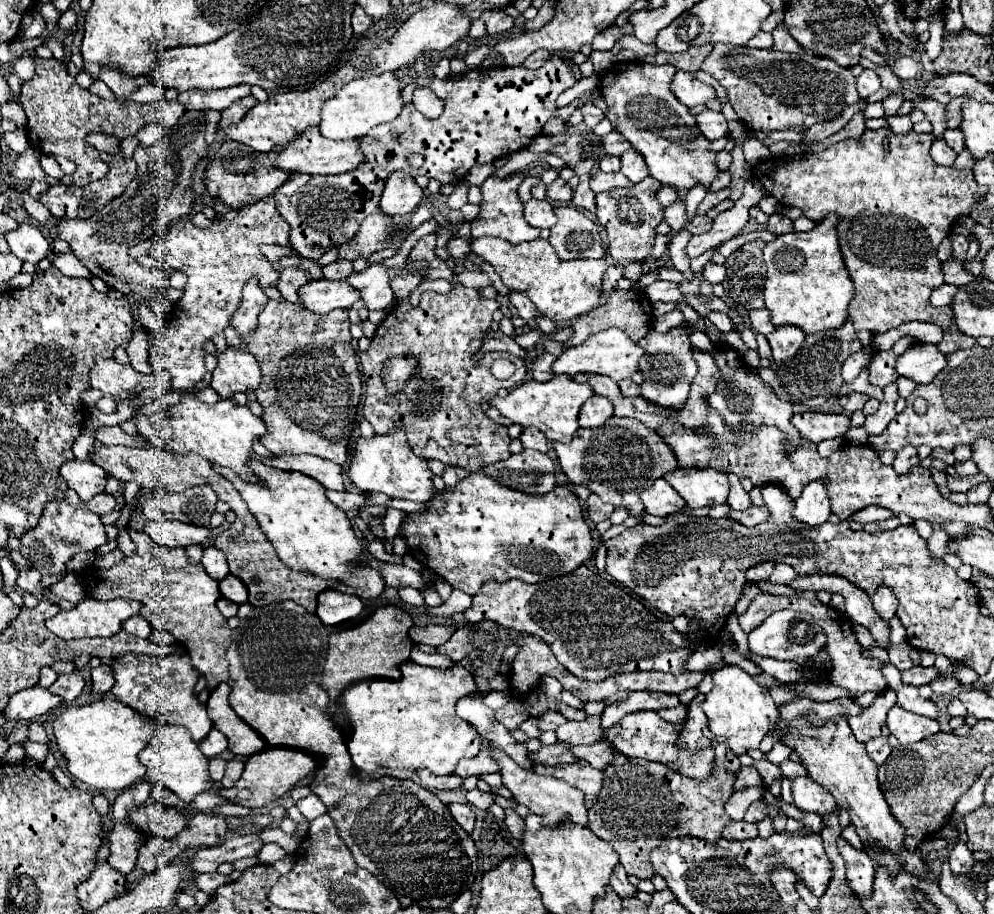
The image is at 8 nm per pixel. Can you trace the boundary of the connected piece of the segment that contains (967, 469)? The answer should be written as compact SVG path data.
M956 461L954 465L952 465L952 469L960 475L960 477L968 477L968 475L974 475L976 471L978 471L978 467L976 467L976 463L974 461Z

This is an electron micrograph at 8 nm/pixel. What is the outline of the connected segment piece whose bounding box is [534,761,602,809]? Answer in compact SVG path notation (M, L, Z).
M576 761L572 765L534 765L534 771L540 775L550 775L570 783L572 787L580 789L586 795L588 809L596 803L602 791L602 771L594 769L586 761Z

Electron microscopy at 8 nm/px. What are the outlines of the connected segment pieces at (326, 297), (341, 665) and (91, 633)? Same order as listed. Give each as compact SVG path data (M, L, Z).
M310 281L308 285L298 289L298 295L306 309L318 315L326 315L332 309L350 309L354 301L360 299L360 291L356 291L348 281Z
M382 607L374 615L370 615L362 625L346 631L338 631L330 635L328 657L322 671L320 685L326 689L332 701L340 697L344 689L358 681L368 679L400 679L400 665L410 661L412 641L408 637L408 629L412 627L412 619L406 611L398 607Z
M88 597L86 601L78 603L72 611L60 611L52 619L46 621L46 627L60 639L70 641L70 639L82 639L82 637L112 637L122 631L122 623L140 613L140 603L132 603L126 599L110 599L110 601L100 601L94 597Z

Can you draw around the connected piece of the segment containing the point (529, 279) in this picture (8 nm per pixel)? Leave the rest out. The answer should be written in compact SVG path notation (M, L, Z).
M482 237L482 239L474 239L470 245L476 255L480 255L486 263L490 263L496 269L502 283L510 291L518 291L526 295L536 305L536 309L546 317L550 317L552 321L576 319L598 307L602 301L602 277L604 271L608 269L608 263L604 259L562 261L546 239L508 245L508 241L504 239Z

